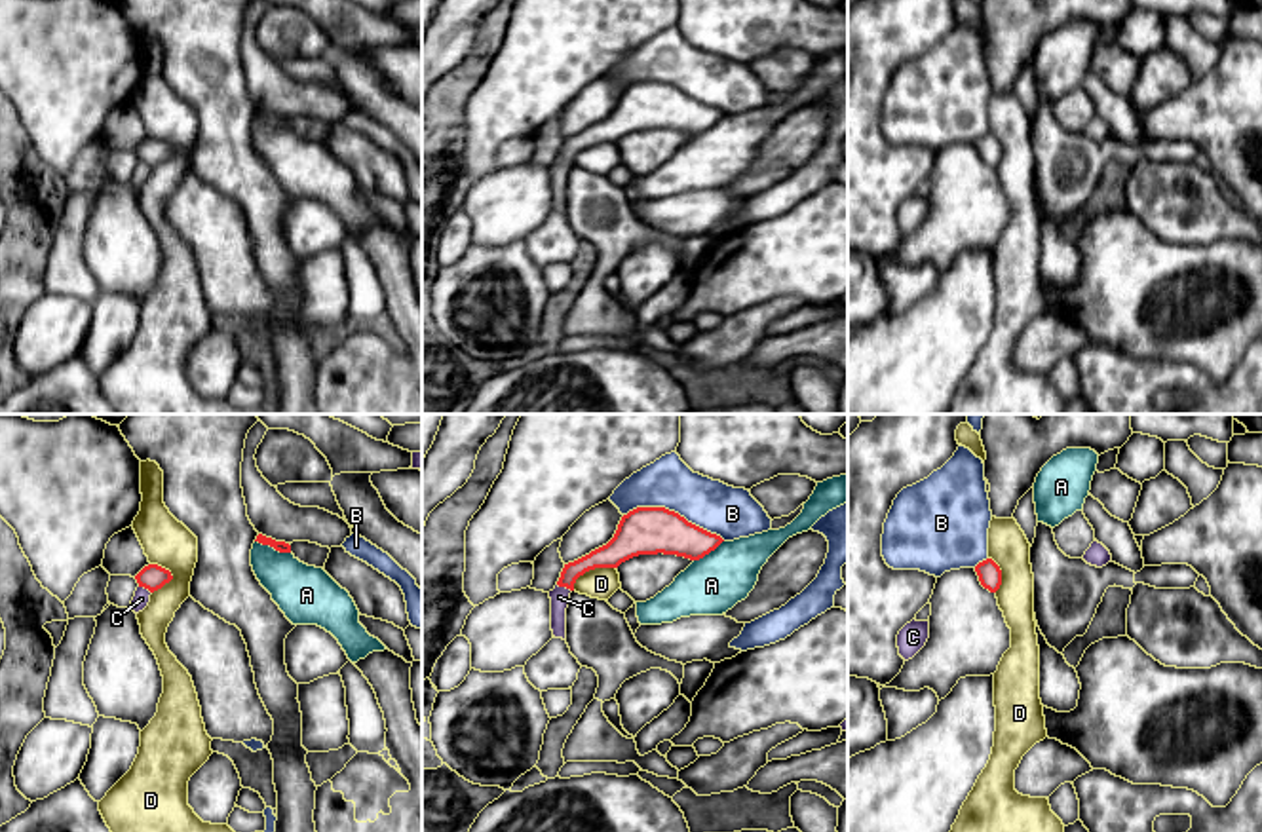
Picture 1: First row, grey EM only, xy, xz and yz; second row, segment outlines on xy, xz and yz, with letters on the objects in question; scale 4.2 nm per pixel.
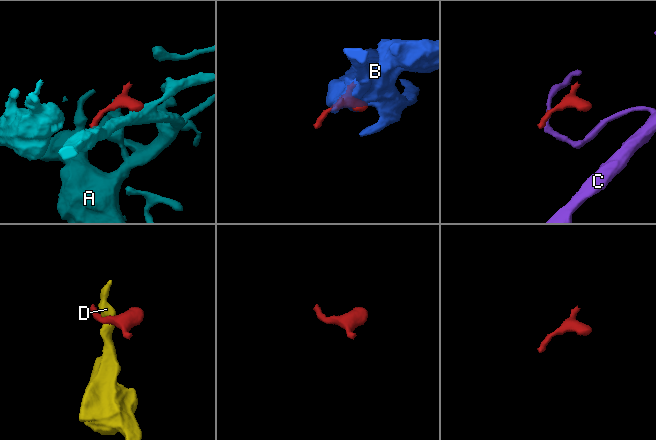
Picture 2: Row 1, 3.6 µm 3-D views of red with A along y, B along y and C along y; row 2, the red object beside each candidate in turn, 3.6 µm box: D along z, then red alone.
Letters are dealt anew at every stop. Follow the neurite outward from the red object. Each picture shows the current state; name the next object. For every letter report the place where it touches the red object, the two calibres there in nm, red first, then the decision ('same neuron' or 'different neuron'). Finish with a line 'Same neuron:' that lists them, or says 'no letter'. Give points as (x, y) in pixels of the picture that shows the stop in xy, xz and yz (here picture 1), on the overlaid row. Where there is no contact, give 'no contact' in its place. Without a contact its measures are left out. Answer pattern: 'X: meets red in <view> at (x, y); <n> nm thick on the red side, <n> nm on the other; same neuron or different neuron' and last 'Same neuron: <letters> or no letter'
A: meets red in xy at (272, 546); 50 nm thick on the red side, 240 nm on the other; different neuron
B: meets red in xz at (673, 511); 200 nm thick on the red side, 220 nm on the other; different neuron
C: meets red in xz at (565, 586); 110 nm thick on the red side, 80 nm on the other; different neuron
D: meets red in xz at (590, 568); 180 nm thick on the red side, 130 nm on the other; different neuron
Same neuron: no letter

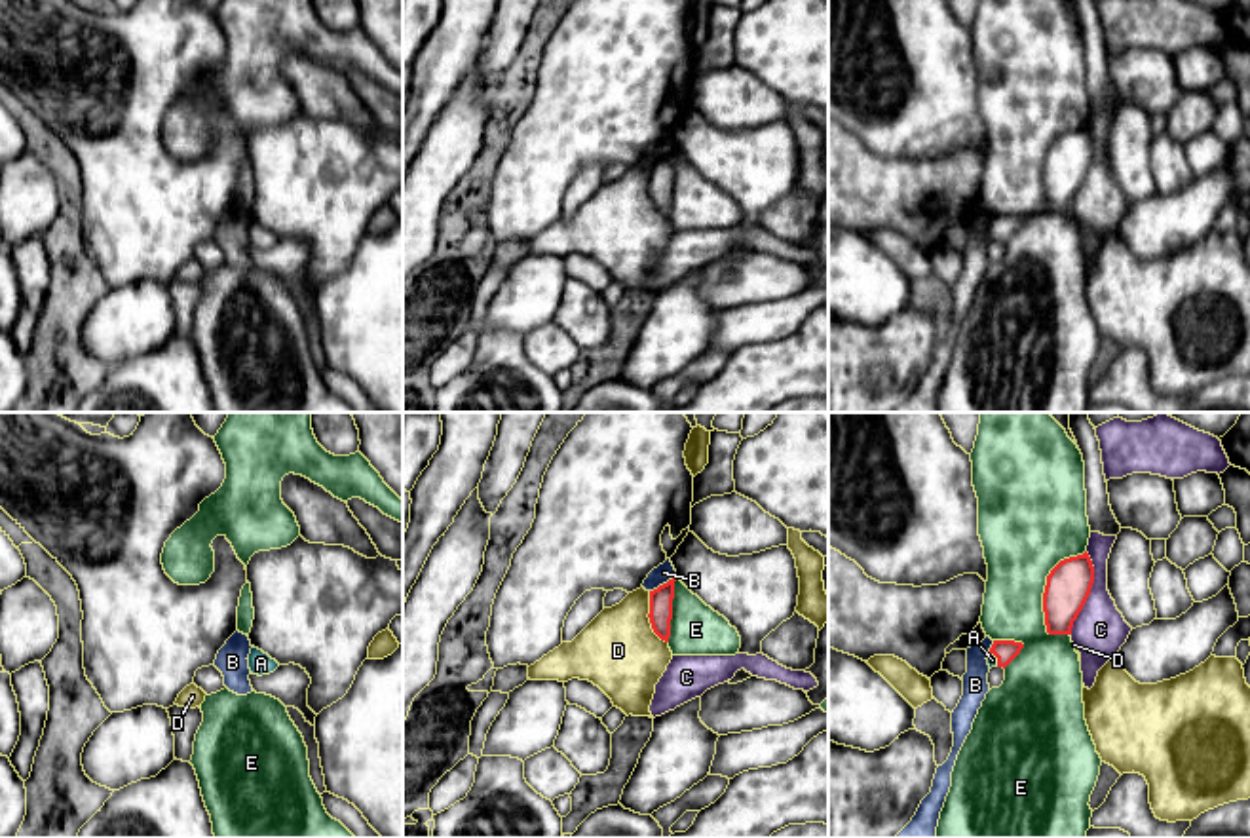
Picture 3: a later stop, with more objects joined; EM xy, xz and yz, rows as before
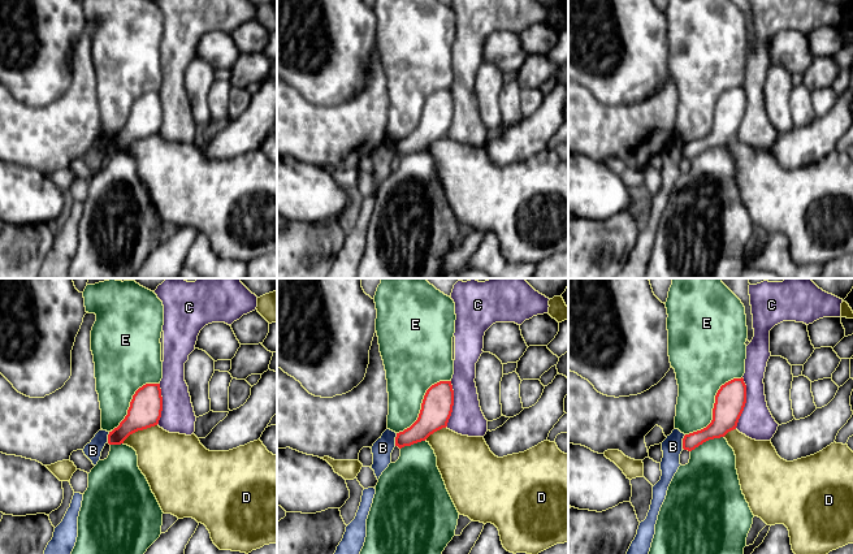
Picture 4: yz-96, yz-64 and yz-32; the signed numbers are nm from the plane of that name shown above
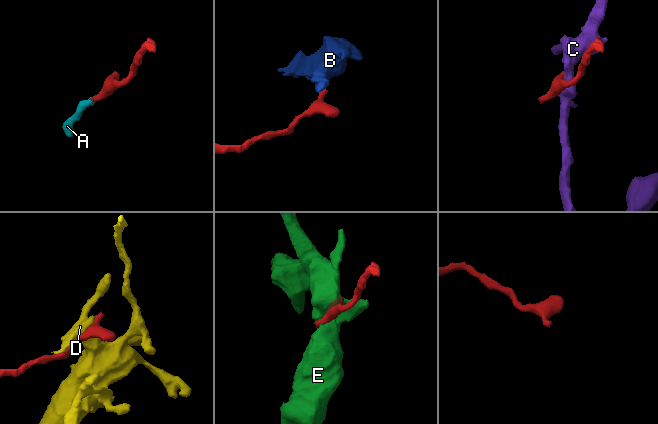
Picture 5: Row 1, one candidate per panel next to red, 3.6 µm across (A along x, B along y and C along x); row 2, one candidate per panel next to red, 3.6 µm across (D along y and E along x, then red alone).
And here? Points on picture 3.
A: meets red in yz at (998, 660); 100 nm thick on the red side, 50 nm on the other; same neuron
B: meets red in xz at (663, 584); 100 nm thick on the red side, 80 nm on the other; different neuron
C: meets red in yz at (1089, 593); 190 nm thick on the red side, 220 nm on the other; different neuron
D: meets red in xz at (648, 616); 100 nm thick on the red side, 340 nm on the other; different neuron
E: meets red in yz at (1045, 586); 190 nm thick on the red side, 380 nm on the other; different neuron
Same neuron: A

